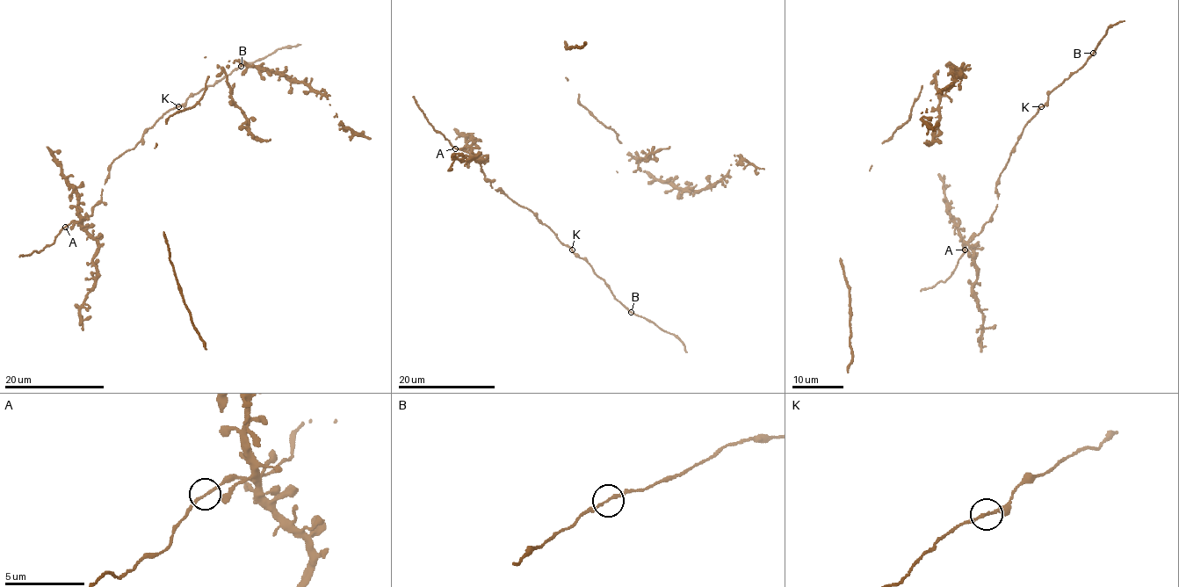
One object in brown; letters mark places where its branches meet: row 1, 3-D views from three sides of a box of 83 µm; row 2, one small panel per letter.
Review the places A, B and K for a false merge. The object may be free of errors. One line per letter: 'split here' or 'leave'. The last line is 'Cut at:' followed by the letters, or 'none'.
A: leave
B: leave
K: leave
Cut at: none

